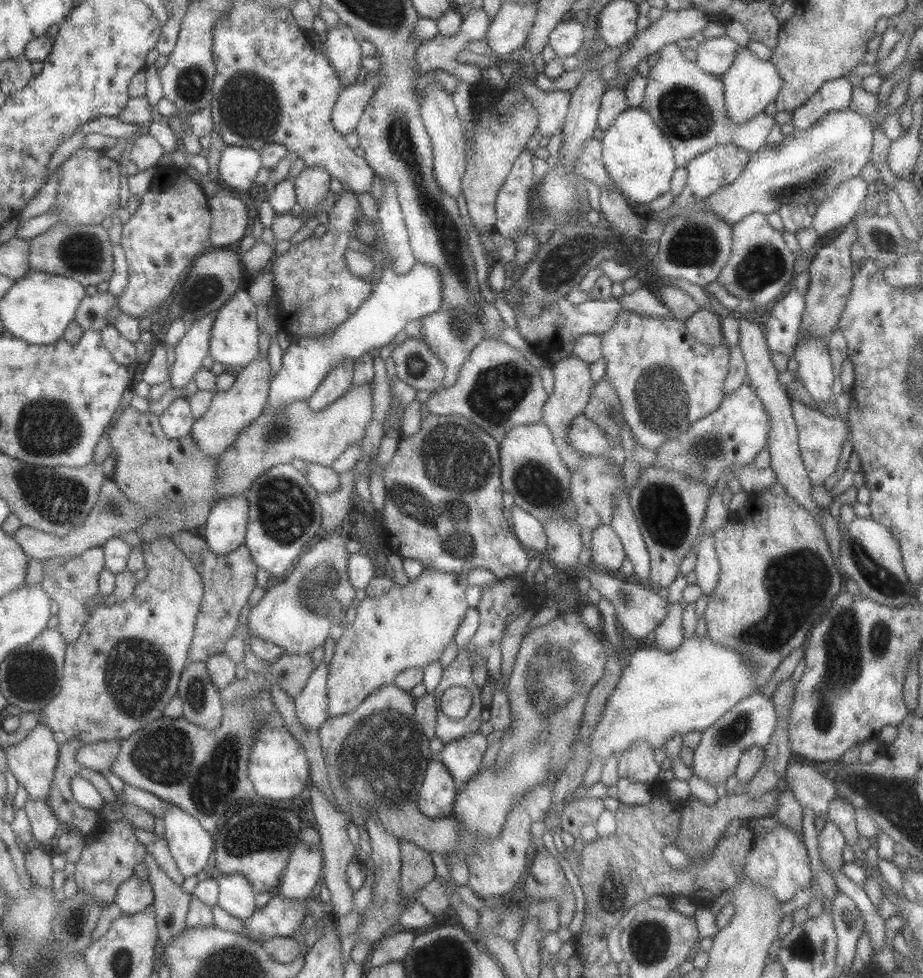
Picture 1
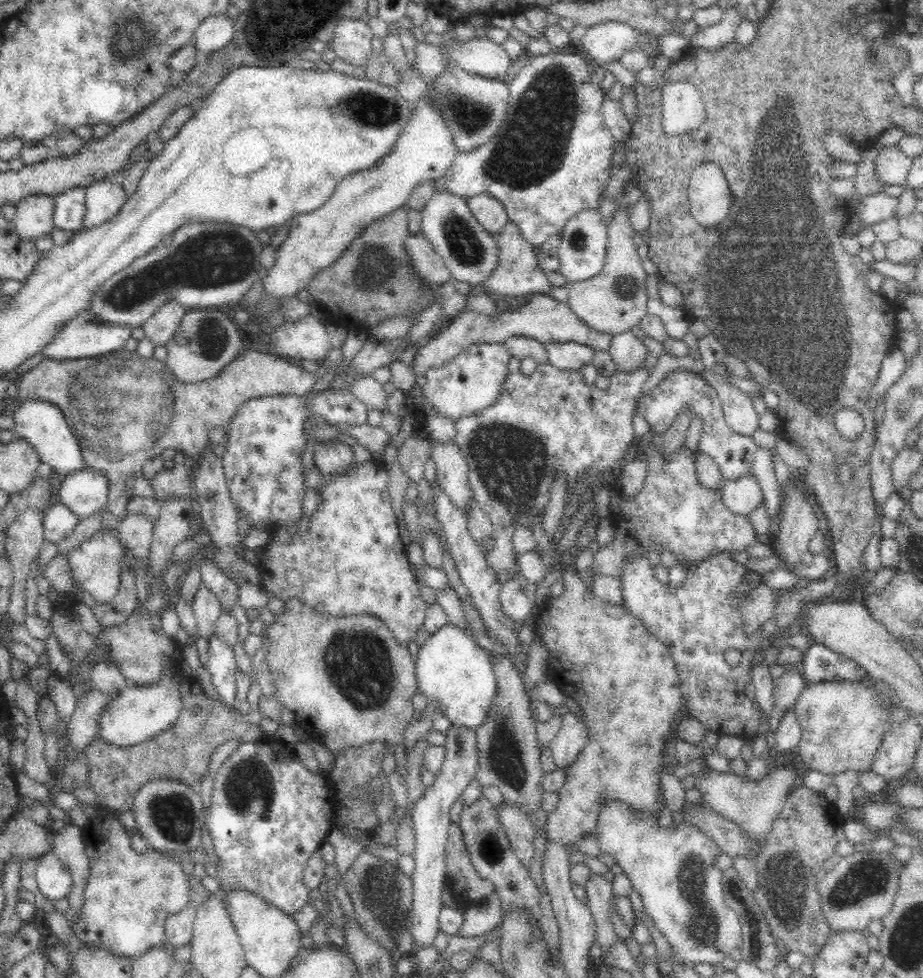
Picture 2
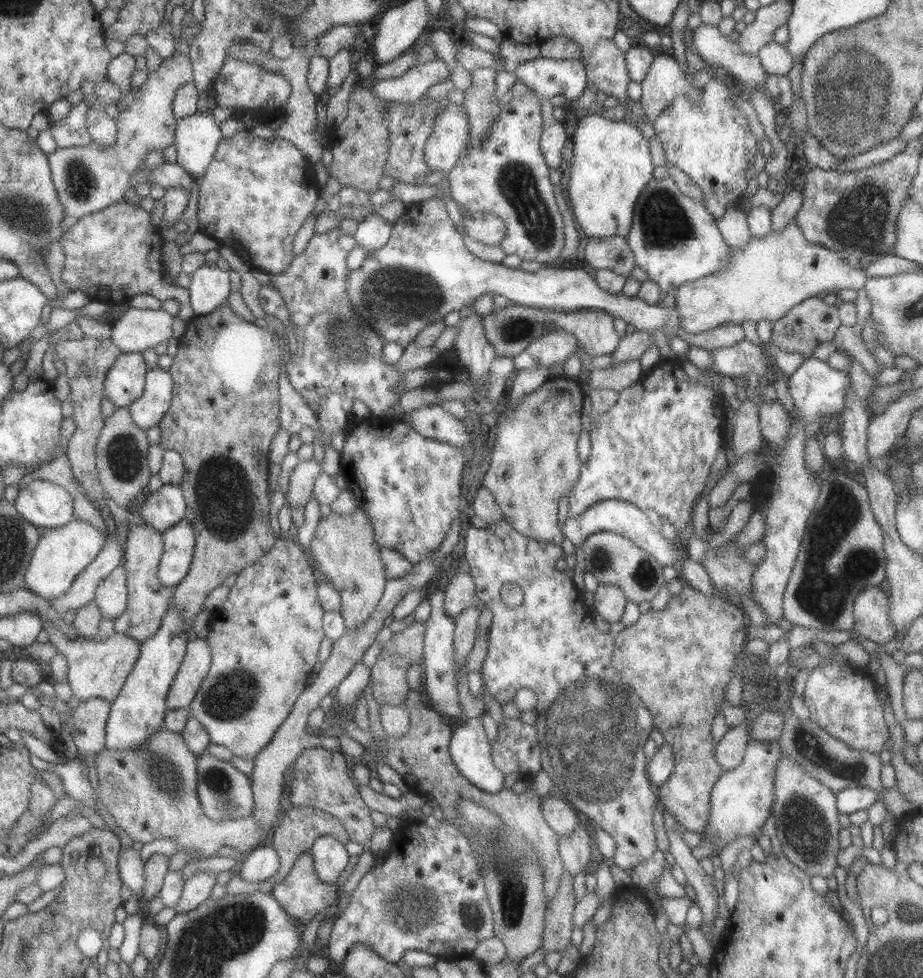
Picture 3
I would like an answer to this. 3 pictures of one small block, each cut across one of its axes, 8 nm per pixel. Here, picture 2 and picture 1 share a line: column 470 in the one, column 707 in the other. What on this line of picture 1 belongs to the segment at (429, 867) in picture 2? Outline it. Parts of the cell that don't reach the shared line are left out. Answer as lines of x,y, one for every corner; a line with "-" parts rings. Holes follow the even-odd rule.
760,692
748,695
729,711
726,711
710,728
703,731
702,740
700,740
698,748
693,750
693,774
697,776
697,779
707,780
715,787
717,787
718,783
726,783
728,777
734,776
740,755
752,747
765,748
770,739
772,739
772,732
775,731
776,725
777,714
772,699
769,699

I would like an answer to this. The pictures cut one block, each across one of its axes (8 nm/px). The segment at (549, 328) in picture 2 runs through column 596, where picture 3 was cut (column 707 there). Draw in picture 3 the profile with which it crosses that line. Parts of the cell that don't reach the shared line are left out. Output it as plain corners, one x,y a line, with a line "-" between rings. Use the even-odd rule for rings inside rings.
730,322
698,334
690,334
680,328
677,336
686,340
691,346
710,352
738,344
741,340
744,340
744,331
742,325

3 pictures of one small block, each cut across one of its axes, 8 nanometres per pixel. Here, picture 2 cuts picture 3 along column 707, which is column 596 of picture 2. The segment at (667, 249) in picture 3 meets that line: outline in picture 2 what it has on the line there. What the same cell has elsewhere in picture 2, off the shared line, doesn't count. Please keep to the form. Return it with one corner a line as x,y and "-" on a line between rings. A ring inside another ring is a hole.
586,209
572,217
561,232
559,262
561,276
569,283
582,282
595,278
605,264
608,250
607,223
596,209

